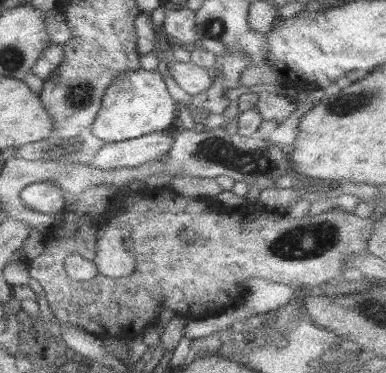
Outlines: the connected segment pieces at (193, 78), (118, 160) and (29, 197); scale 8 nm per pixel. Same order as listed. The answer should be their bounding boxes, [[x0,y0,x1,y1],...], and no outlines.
[[168,54,213,96],[96,132,175,168],[20,181,65,217]]

